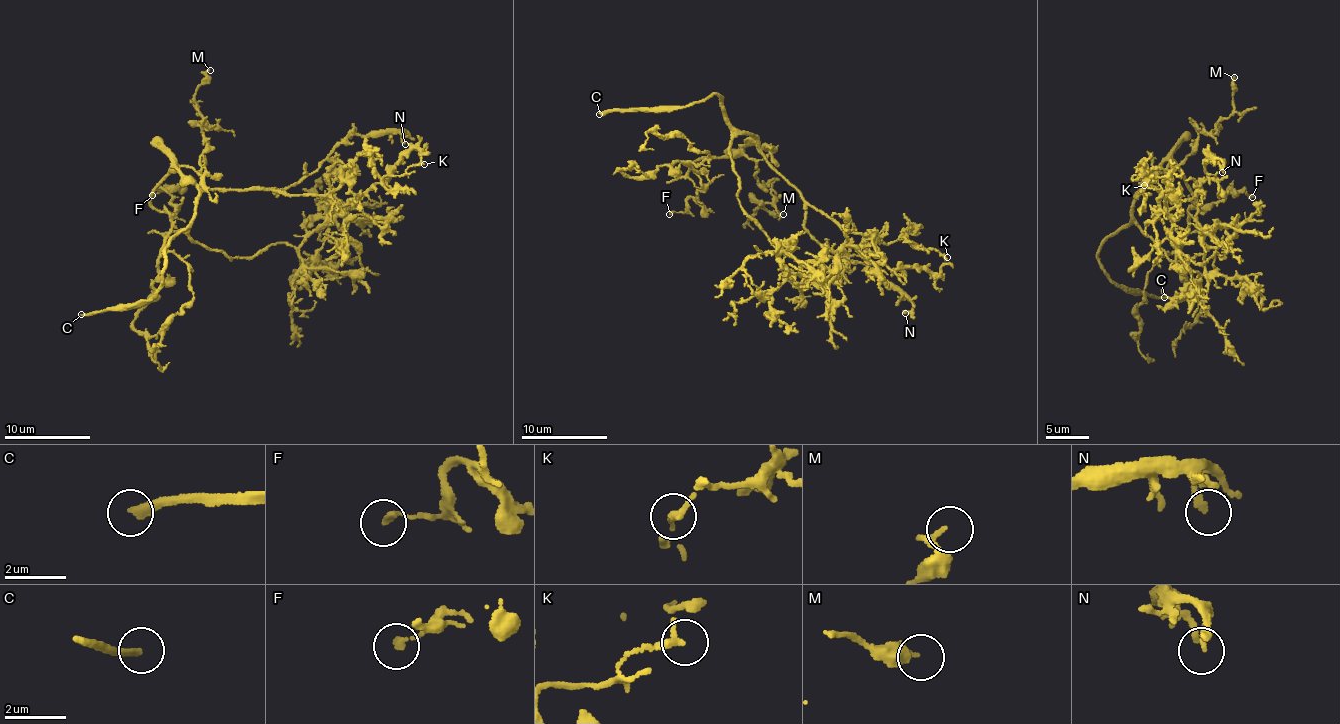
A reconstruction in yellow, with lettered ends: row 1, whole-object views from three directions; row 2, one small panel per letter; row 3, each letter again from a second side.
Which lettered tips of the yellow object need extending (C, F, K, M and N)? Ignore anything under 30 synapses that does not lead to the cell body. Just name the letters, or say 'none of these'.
C

